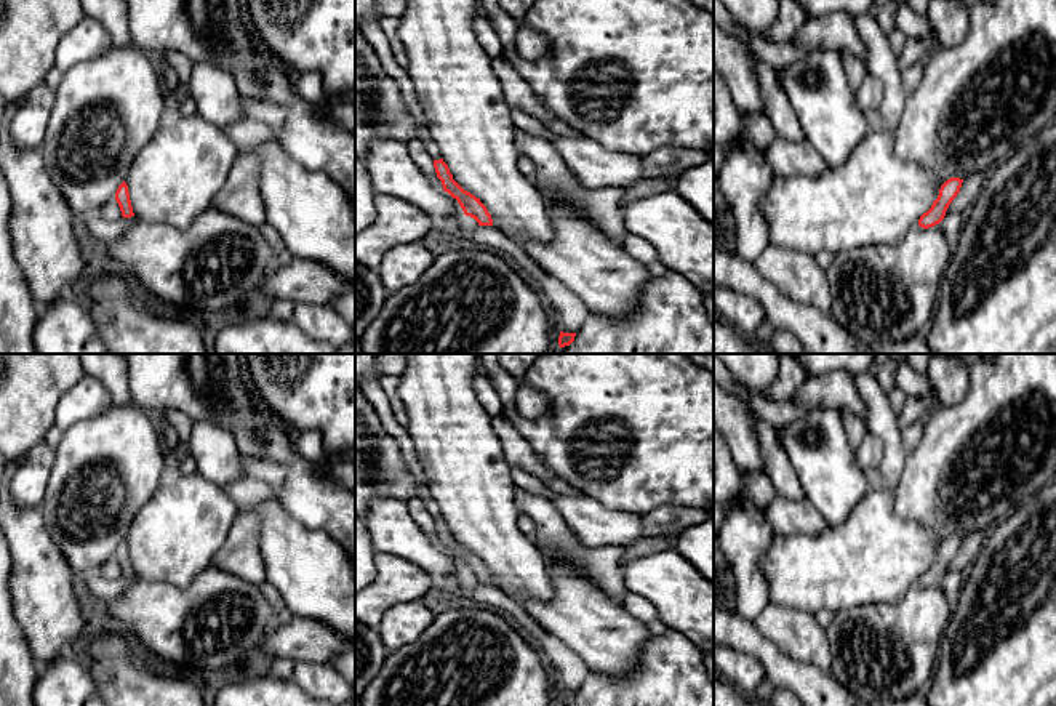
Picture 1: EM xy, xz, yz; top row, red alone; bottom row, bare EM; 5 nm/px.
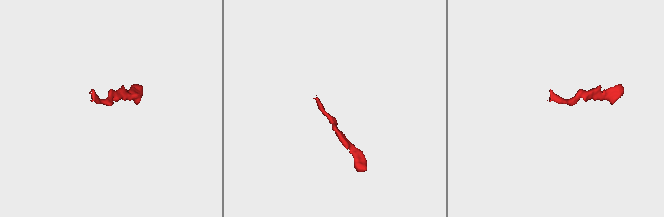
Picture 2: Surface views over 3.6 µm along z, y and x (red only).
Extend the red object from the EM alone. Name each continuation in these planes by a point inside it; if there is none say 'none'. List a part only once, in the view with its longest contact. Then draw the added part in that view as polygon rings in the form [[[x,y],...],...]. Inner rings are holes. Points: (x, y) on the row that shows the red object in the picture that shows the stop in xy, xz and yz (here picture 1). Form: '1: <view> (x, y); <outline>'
1: yz (973, 183); [[[978,171],[978,173],[968,174],[962,183],[960,192],[949,205],[946,215],[966,213],[971,203],[979,195],[987,176],[989,176],[987,171]]]

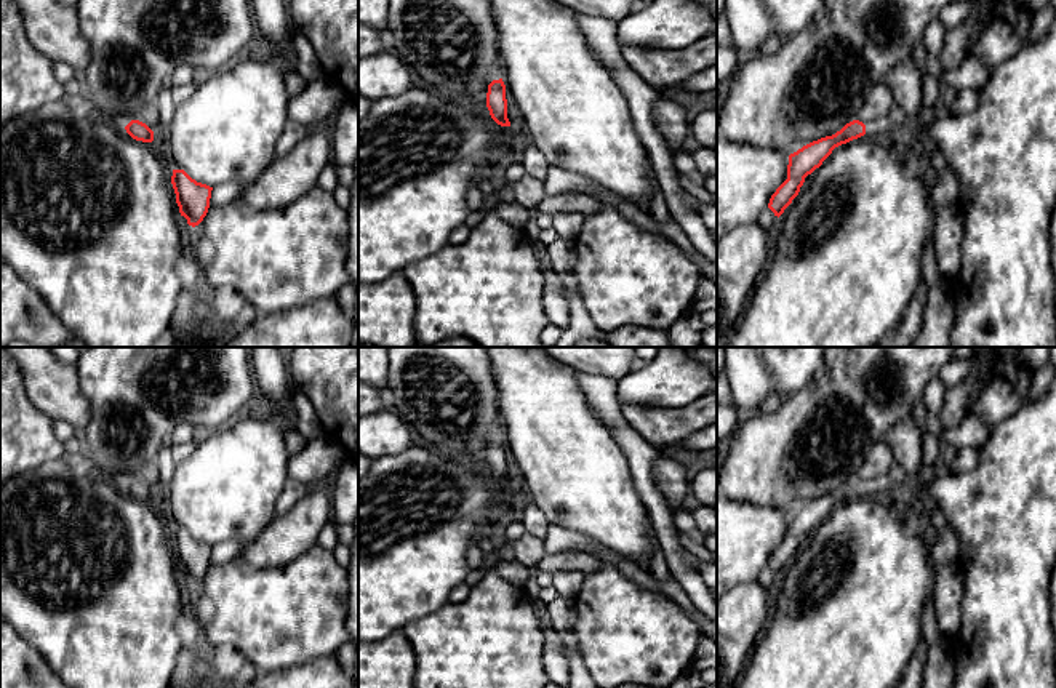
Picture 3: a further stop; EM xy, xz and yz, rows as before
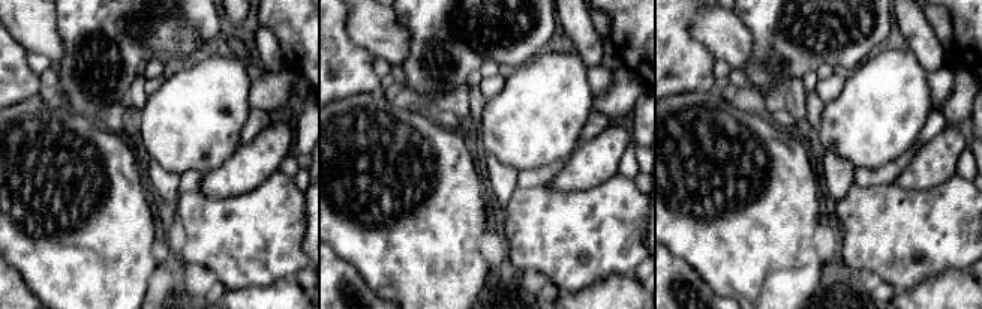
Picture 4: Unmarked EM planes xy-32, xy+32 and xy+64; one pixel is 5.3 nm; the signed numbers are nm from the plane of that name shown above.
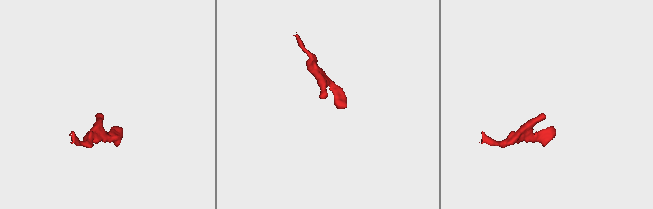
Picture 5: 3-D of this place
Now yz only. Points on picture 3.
1: yz (879, 128); [[[886,115],[869,120],[864,125],[866,125],[866,134],[864,134],[866,138],[869,138],[869,139],[890,139],[890,141],[902,139],[915,126],[912,122],[906,122],[901,126],[899,134],[894,136],[891,133]]]

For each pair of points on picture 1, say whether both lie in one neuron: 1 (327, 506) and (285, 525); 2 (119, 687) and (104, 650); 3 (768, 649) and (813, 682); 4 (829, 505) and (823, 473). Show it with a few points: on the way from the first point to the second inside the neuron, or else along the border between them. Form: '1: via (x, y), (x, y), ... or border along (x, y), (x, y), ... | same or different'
1: border along (274, 495), (301, 524), (322, 530), (330, 537) | different
2: via (119, 677), (112, 660) | same
3: via (778, 660), (794, 676), (802, 679) | same
4: via (829, 497), (829, 481) | same

